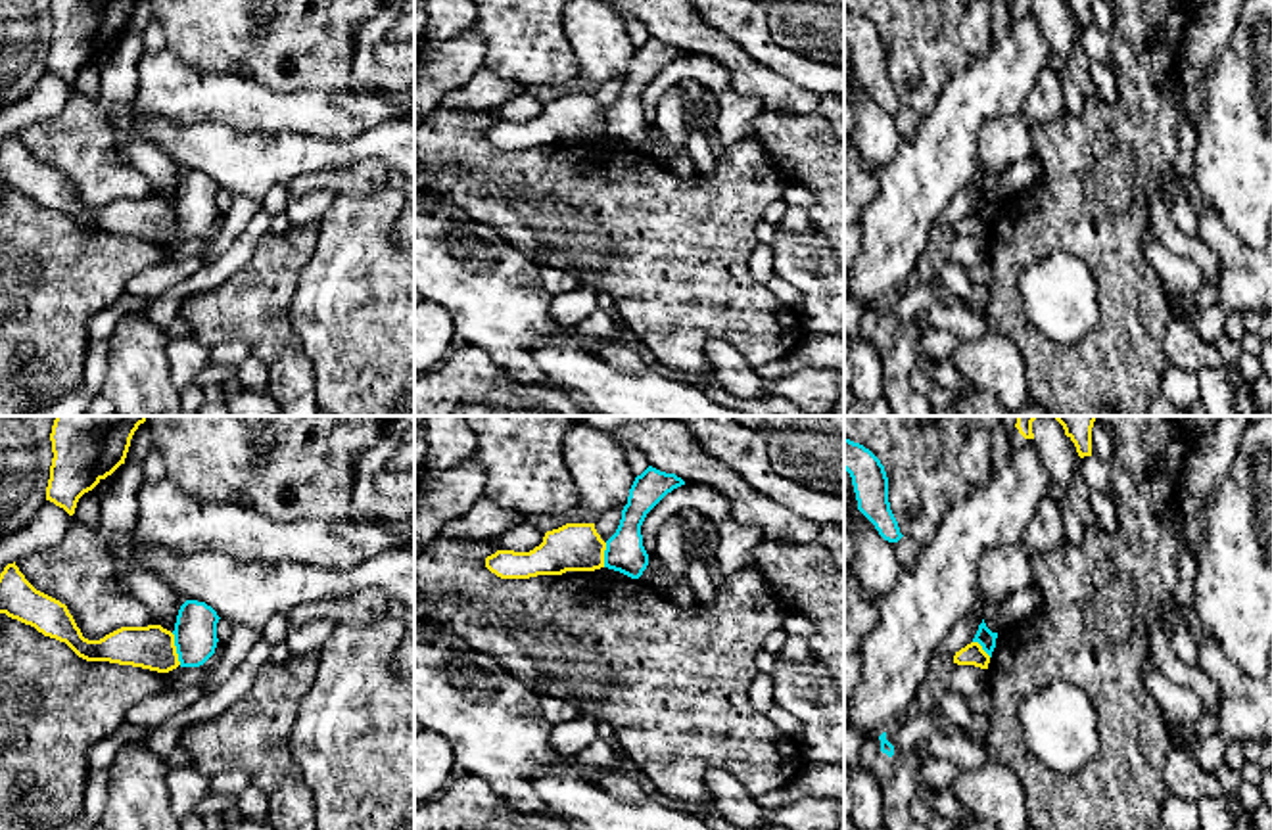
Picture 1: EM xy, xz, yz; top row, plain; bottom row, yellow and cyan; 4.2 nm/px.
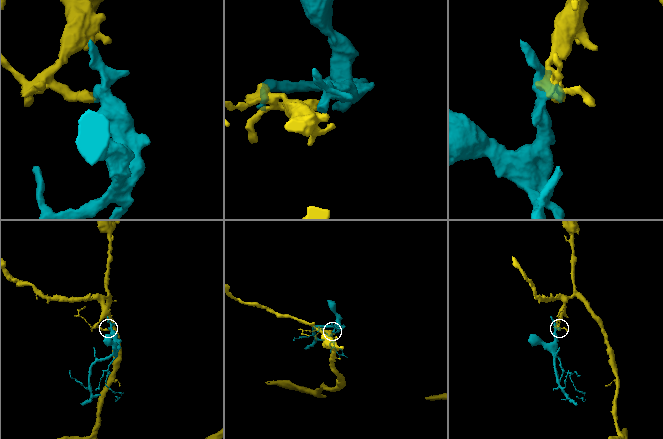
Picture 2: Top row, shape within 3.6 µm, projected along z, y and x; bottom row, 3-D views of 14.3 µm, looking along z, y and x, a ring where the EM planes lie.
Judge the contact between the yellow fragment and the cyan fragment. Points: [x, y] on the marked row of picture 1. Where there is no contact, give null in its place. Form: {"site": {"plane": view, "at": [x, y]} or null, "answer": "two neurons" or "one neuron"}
{"site": {"plane": "xy", "at": [175, 648]}, "answer": "two neurons"}

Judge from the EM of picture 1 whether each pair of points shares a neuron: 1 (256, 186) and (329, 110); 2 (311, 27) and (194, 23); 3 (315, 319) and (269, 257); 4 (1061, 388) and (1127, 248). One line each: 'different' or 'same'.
1: different
2: same
3: different
4: same

